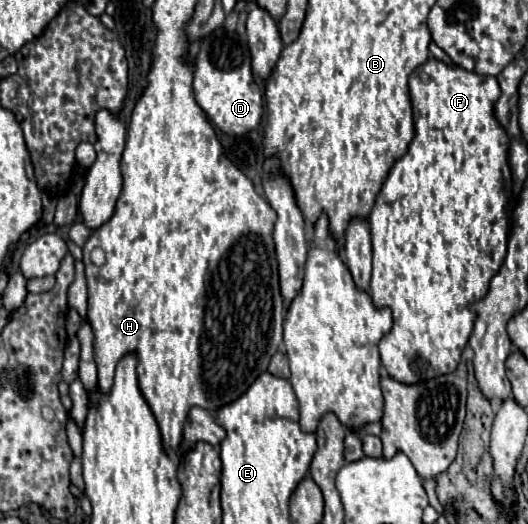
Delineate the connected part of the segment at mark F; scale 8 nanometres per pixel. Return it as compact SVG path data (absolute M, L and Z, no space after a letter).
M429 59L425 65L417 67L409 77L409 89L411 89L411 103L413 103L413 119L415 119L415 137L409 145L409 151L405 157L401 157L393 169L389 171L389 177L385 185L381 187L381 193L375 201L375 207L369 215L369 229L371 229L371 241L373 241L373 277L371 277L371 299L377 309L391 309L393 313L393 329L383 337L379 343L381 351L381 363L389 377L393 377L399 383L405 385L417 385L419 381L429 381L445 373L453 373L461 361L461 353L471 337L473 325L475 325L475 311L471 309L471 303L481 301L487 295L487 285L491 285L491 277L495 277L495 269L503 265L501 253L507 253L507 233L509 233L509 197L511 197L511 173L507 165L507 133L501 129L497 119L493 117L493 103L499 97L499 83L491 75L477 75L473 71L465 71L461 67L449 67L437 59Z

